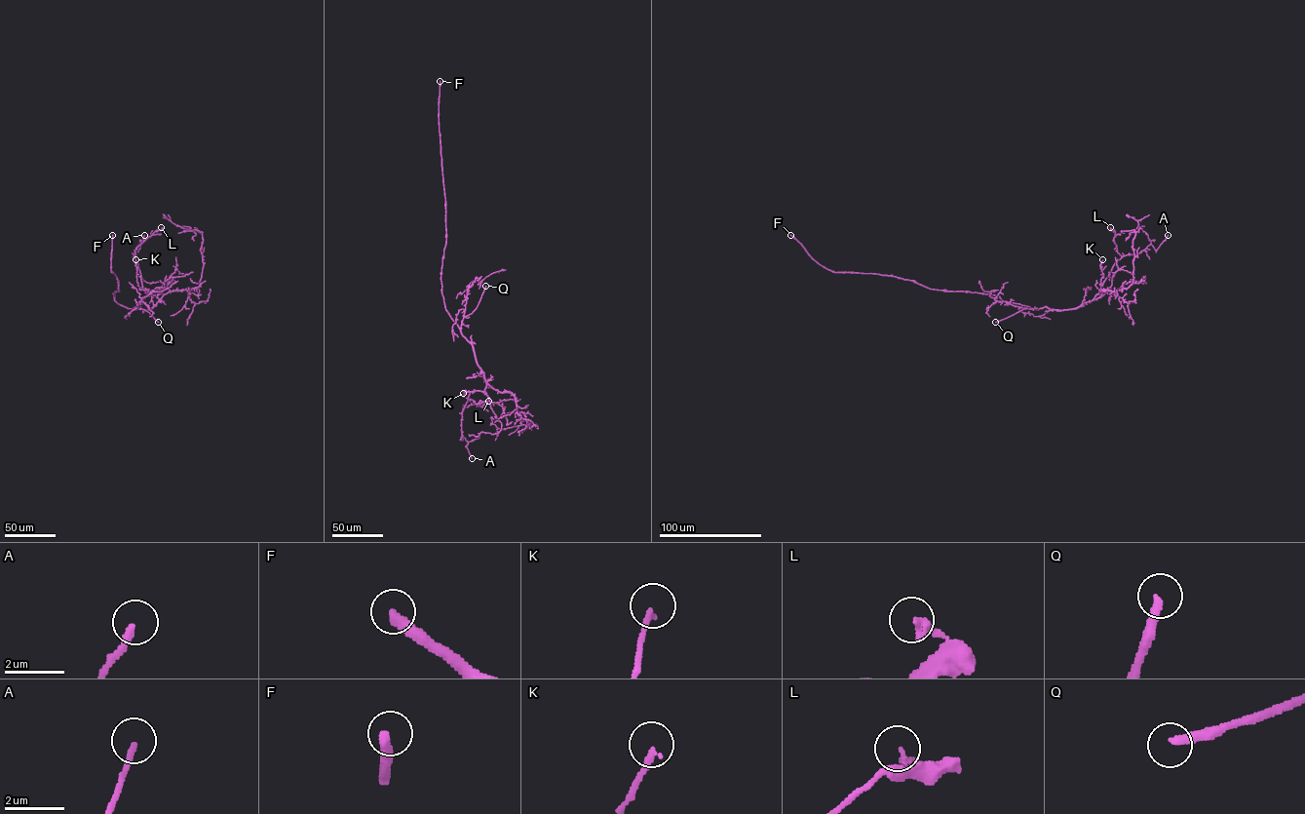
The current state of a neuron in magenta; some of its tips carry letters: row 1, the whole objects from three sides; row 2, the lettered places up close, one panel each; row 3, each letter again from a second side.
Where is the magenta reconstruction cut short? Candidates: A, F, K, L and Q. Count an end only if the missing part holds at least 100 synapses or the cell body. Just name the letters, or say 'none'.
F, Q

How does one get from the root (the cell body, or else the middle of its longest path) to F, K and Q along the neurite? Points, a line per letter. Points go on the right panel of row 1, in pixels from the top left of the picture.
F: (1026, 306), (1003, 301), (995, 295), (931, 289), (895, 276), (832, 272), (818, 264), (790, 235)
K: (1026, 306), (1070, 309), (1099, 297), (1102, 259)
Q: (1026, 306), (1039, 308), (1023, 309), (995, 322)

